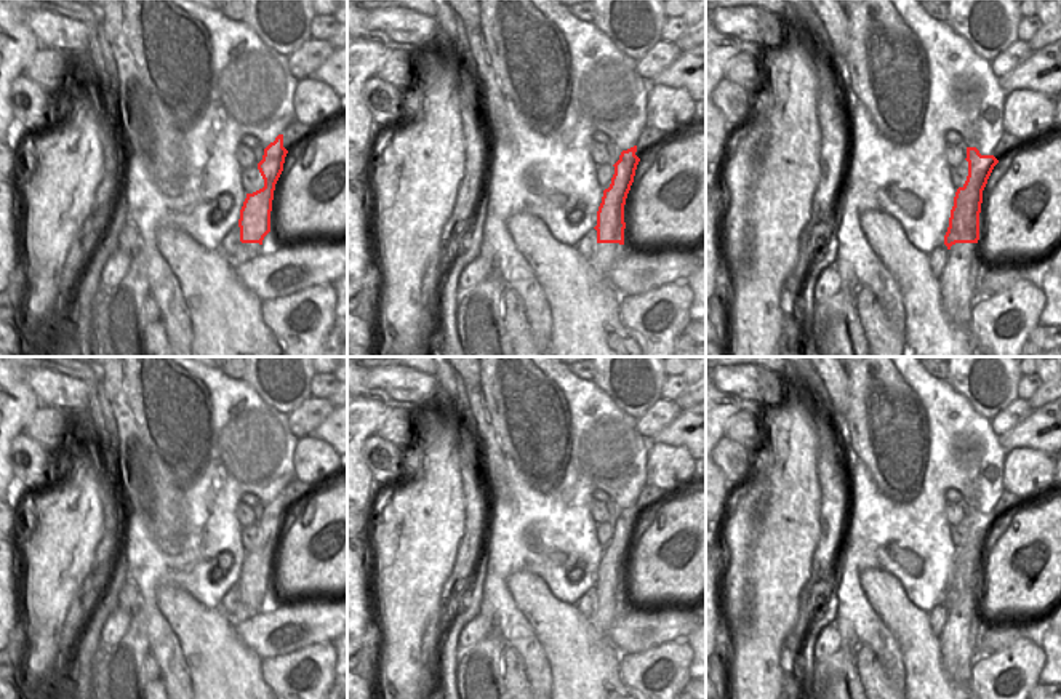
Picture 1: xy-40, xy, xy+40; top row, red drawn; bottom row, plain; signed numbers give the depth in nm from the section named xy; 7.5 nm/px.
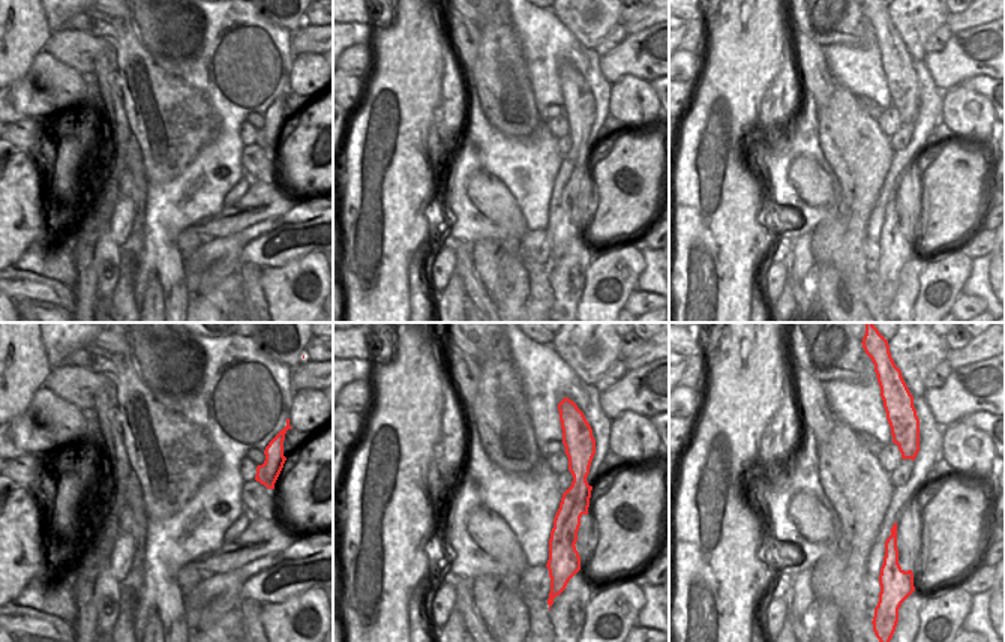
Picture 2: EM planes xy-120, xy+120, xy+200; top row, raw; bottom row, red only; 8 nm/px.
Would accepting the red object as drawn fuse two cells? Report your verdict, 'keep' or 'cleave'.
cleave

